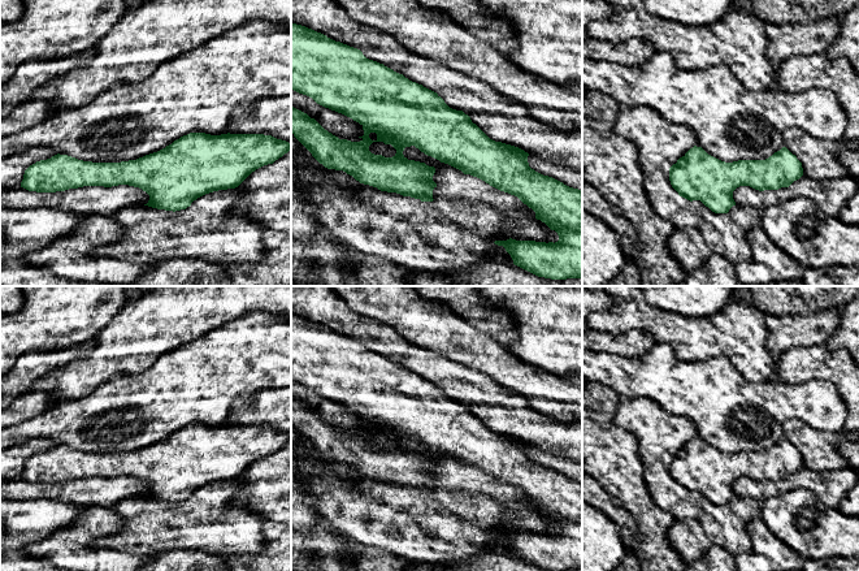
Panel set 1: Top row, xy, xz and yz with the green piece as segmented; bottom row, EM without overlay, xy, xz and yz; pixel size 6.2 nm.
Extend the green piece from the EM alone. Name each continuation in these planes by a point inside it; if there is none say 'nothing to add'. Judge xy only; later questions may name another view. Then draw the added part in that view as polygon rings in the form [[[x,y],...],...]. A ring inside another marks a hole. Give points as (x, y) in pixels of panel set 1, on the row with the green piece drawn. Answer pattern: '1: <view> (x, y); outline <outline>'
nothing to add

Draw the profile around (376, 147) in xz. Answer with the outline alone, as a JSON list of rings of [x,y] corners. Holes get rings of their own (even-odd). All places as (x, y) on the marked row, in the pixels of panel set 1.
[[[373,142],[369,146],[369,151],[374,155],[382,155],[385,157],[392,157],[396,150],[391,144],[385,144],[383,142]]]

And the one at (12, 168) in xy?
[[[34,147],[21,153],[0,159],[0,190],[21,186],[25,170],[40,160],[51,159],[56,151],[45,147]]]

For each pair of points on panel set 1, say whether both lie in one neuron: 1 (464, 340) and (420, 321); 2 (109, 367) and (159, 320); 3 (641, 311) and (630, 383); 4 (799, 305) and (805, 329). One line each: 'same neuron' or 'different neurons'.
1: same neuron
2: same neuron
3: different neurons
4: different neurons

